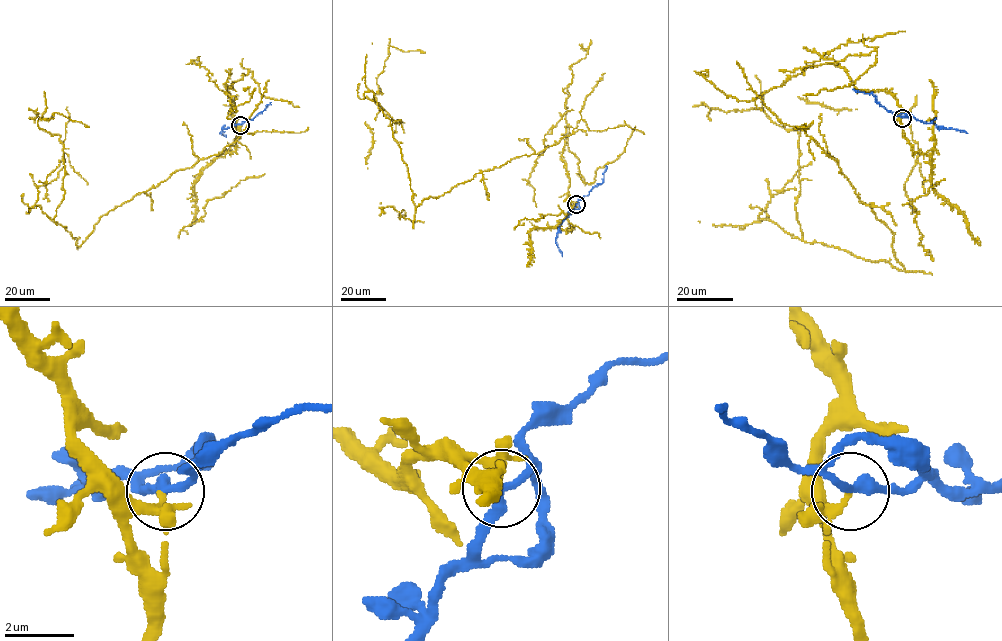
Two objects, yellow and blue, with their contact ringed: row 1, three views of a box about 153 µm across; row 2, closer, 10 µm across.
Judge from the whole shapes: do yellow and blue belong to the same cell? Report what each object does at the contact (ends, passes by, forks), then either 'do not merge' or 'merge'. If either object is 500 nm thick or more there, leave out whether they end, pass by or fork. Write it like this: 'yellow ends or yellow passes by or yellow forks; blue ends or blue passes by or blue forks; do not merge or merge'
yellow passes by; blue passes by; do not merge

